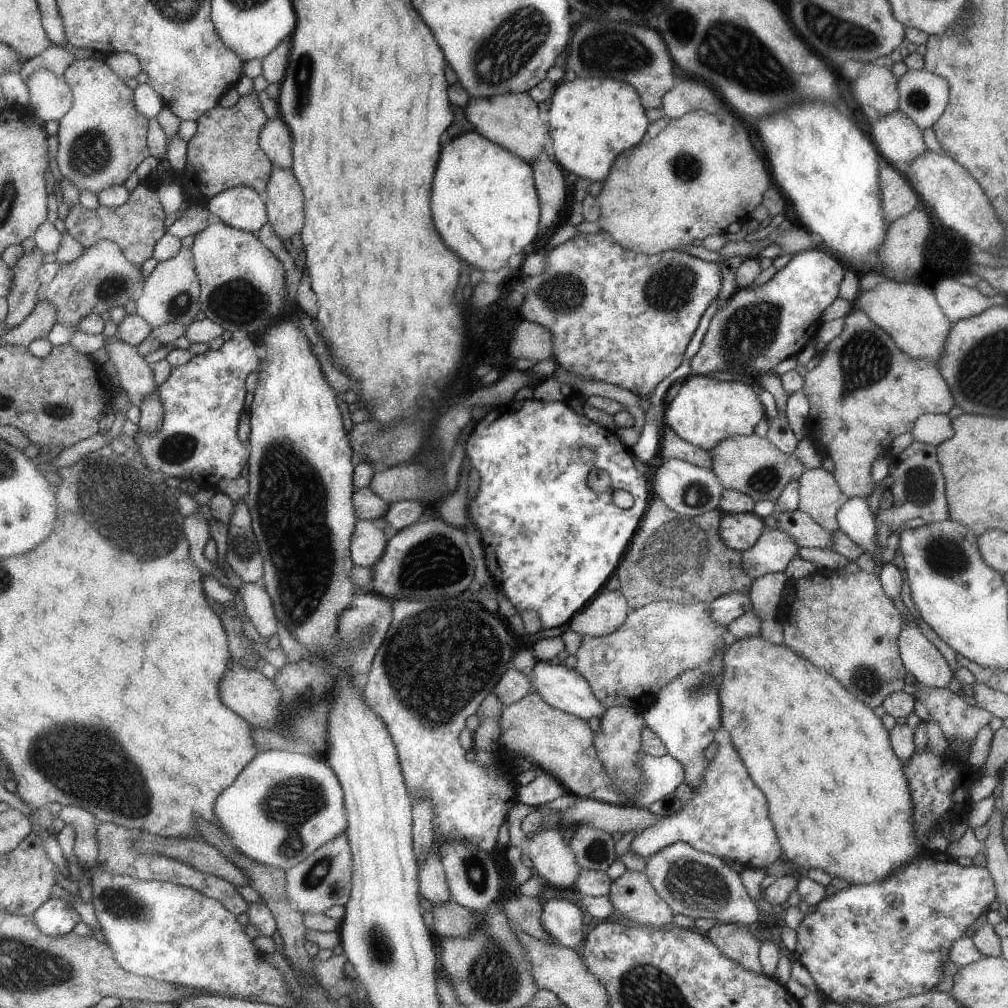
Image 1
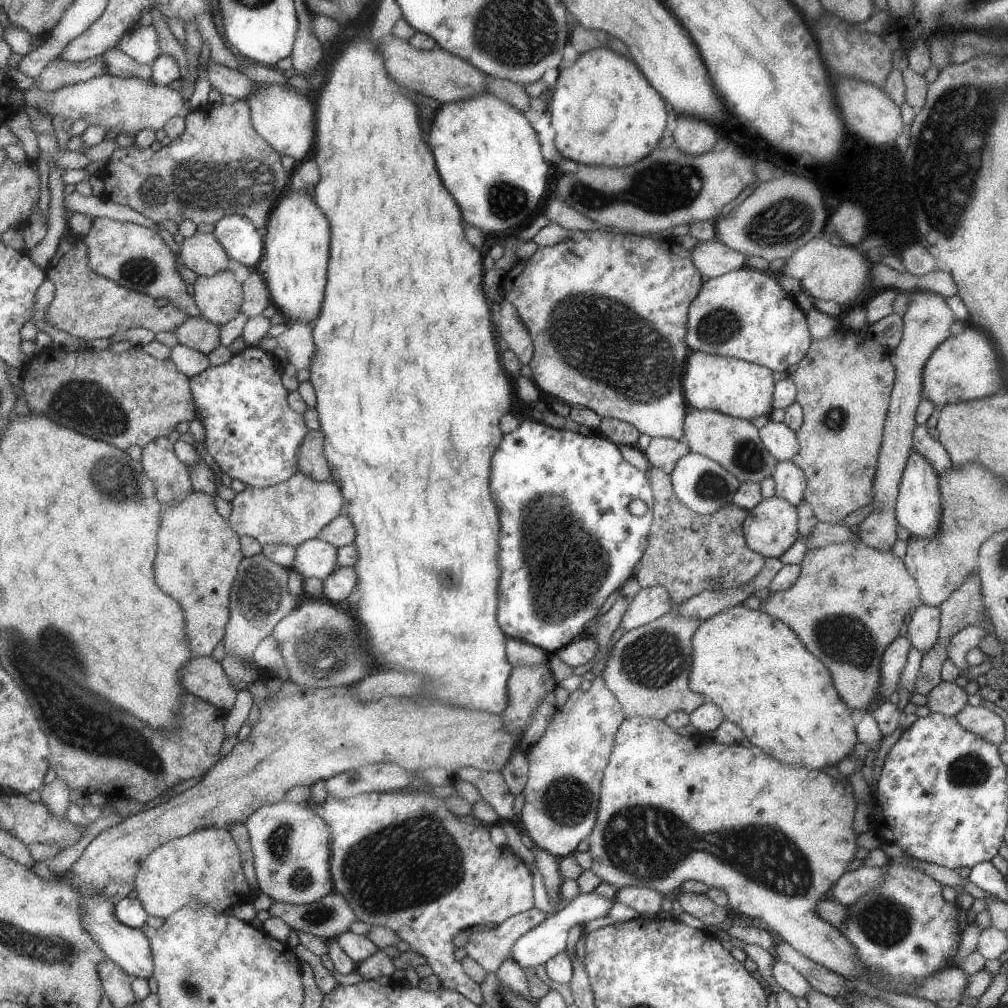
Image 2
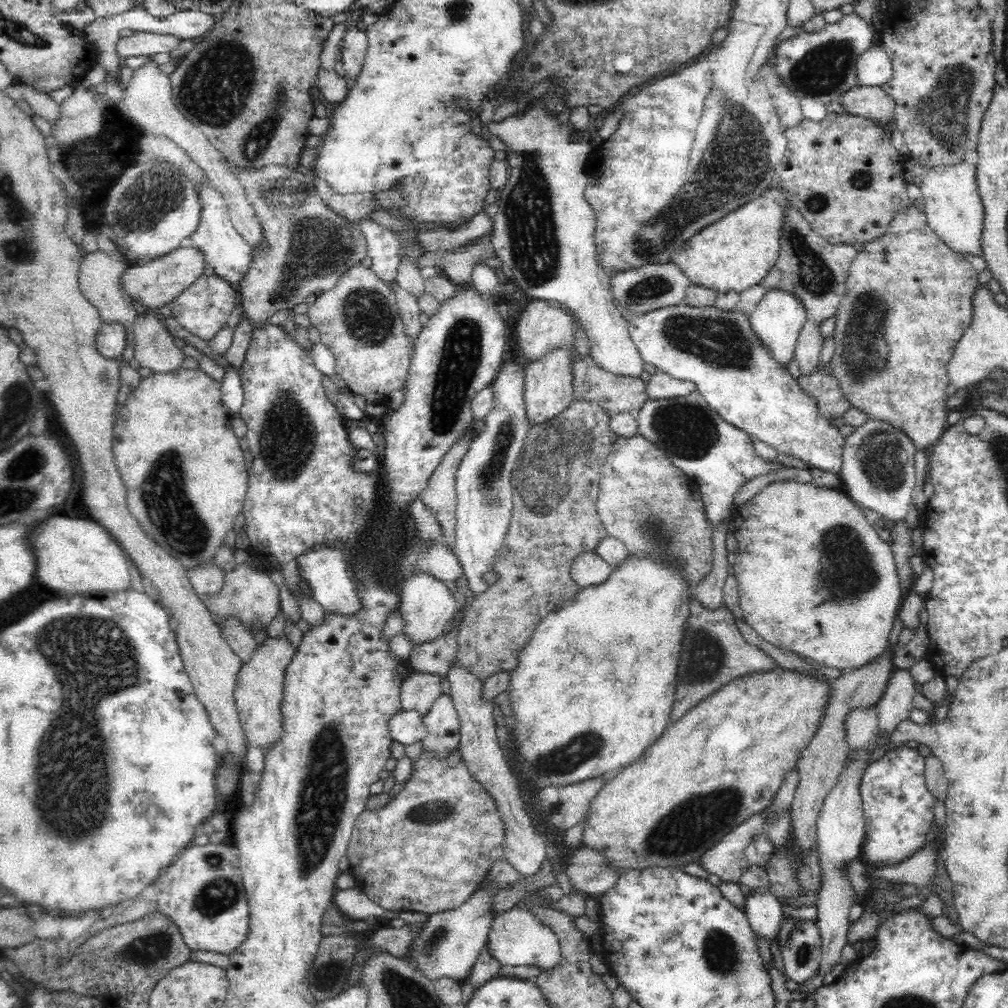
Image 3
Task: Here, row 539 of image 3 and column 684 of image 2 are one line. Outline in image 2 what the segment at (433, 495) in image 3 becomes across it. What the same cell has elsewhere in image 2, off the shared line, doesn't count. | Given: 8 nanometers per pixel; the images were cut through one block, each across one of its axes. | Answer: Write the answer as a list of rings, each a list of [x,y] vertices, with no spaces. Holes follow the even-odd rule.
[[[651,437],[643,454],[649,467],[660,468],[670,475],[679,458],[689,452],[689,447],[683,441],[665,437]]]

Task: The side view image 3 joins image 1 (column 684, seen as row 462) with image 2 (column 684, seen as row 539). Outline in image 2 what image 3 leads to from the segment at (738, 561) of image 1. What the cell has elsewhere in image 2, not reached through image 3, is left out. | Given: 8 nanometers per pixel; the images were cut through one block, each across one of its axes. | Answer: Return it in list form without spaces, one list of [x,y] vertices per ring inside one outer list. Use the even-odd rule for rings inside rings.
[[[648,467],[647,474],[654,489],[653,514],[647,548],[635,569],[640,588],[663,586],[670,595],[671,605],[677,606],[687,598],[703,591],[723,590],[743,586],[763,570],[766,558],[747,546],[742,532],[747,510],[732,502],[711,514],[689,510],[674,493],[673,483],[666,471]]]

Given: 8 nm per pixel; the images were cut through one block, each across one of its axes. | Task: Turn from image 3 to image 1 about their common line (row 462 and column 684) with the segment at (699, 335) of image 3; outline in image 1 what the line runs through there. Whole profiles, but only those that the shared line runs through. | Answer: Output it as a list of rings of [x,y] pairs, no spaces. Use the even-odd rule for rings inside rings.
[[[731,742],[716,744],[716,752],[707,760],[706,770],[701,774],[701,784],[690,786],[689,801],[685,806],[681,804],[676,812],[661,816],[637,833],[628,846],[631,852],[645,860],[665,846],[682,841],[695,850],[738,863],[743,869],[759,870],[767,869],[781,855],[771,820],[767,816],[765,796],[761,790],[757,790],[757,786],[753,786],[753,780]]]

